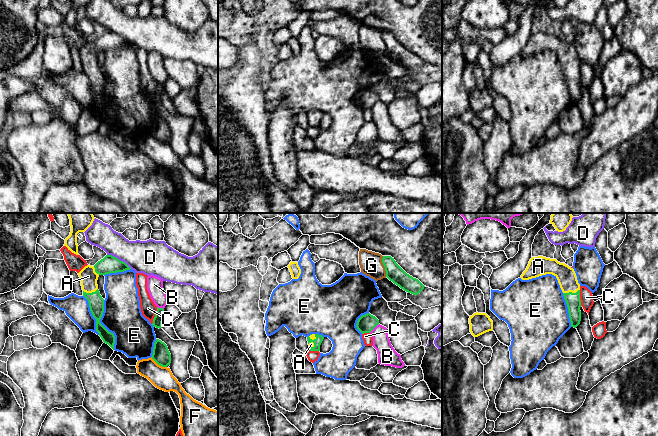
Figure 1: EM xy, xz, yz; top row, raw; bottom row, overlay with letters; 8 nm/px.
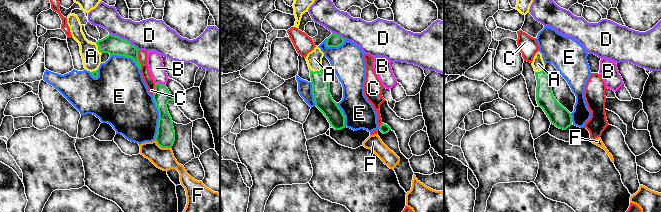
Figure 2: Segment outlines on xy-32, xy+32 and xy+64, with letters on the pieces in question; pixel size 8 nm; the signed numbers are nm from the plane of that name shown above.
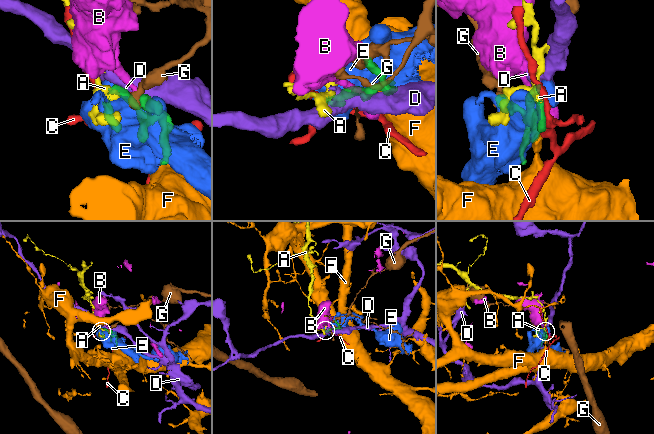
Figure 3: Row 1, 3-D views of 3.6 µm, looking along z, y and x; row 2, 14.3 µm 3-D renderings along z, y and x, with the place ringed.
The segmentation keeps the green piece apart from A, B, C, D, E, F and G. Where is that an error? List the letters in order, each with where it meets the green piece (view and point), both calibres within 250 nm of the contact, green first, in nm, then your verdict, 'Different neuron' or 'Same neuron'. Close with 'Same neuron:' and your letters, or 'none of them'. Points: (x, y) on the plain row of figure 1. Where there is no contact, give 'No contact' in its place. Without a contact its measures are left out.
A: Touches green at yz (571, 68). Thickness 120 nm (green) against 160 nm. Same neuron
B: Touches green at xz (374, 103). Thickness 150 nm (green) against 150 nm. Different neuron
C: Touches green at xy (155, 91). Thickness 80 nm (green) against 120 nm. Different neuron
D: Touches green at xy (118, 35). Thickness 140 nm (green) against 280 nm. Different neuron
E: Touches green at xy (102, 101). Thickness 130 nm (green) against 320 nm. Different neuron
F: Touches green at xy (159, 140). Thickness 140 nm (green) against 180 nm. Different neuron
G: Touches green at xz (384, 42). Thickness 140 nm (green) against 180 nm. Different neuron
Same neuron: A

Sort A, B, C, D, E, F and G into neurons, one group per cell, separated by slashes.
A / B / C / D / E / F / G

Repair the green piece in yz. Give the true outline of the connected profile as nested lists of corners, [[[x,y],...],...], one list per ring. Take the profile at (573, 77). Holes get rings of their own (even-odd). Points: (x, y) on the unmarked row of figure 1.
[[[538,32],[530,35],[520,54],[529,56],[546,50],[552,50],[557,54],[568,83],[571,103],[576,104],[581,97],[581,76],[580,60],[574,45],[556,35]]]

